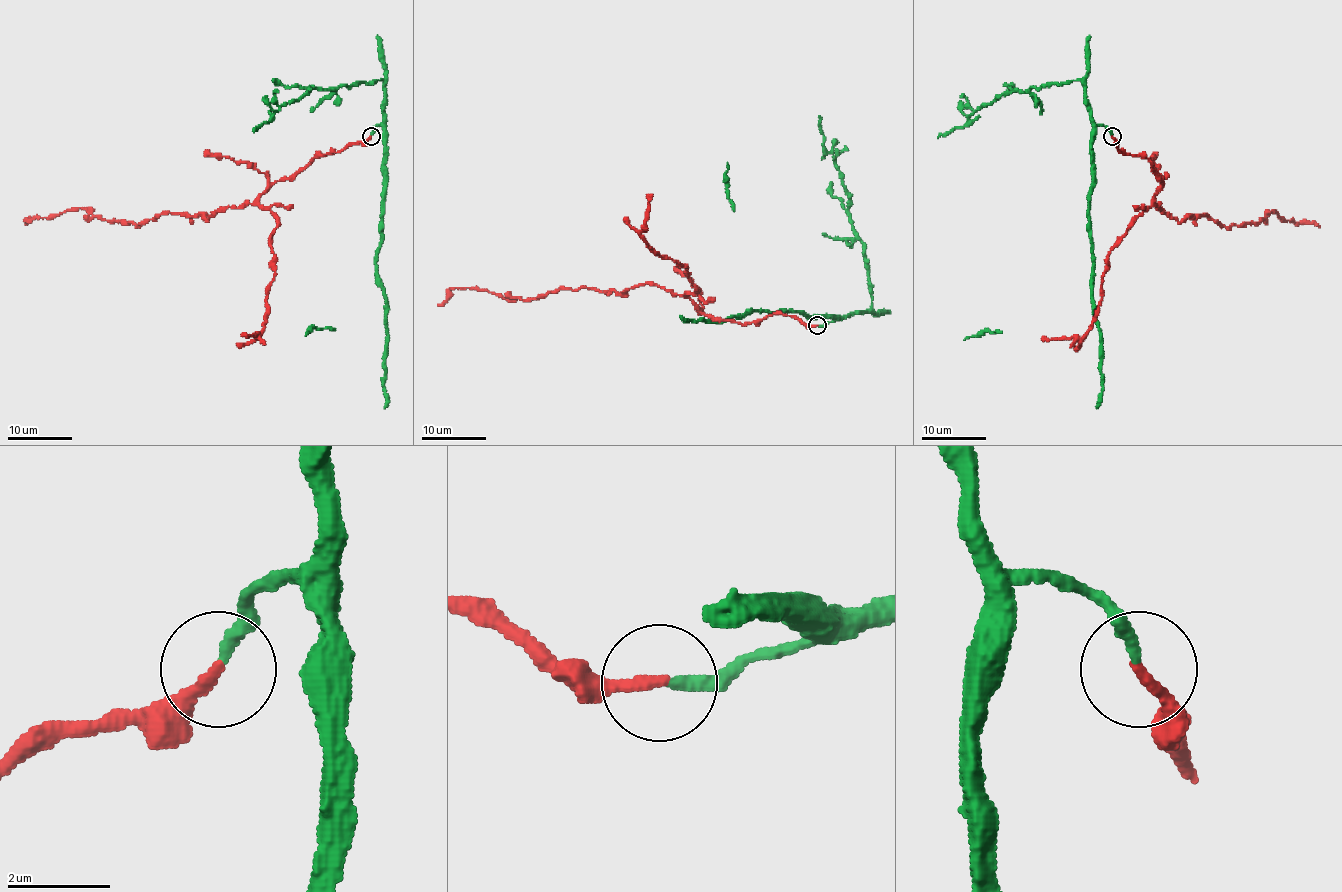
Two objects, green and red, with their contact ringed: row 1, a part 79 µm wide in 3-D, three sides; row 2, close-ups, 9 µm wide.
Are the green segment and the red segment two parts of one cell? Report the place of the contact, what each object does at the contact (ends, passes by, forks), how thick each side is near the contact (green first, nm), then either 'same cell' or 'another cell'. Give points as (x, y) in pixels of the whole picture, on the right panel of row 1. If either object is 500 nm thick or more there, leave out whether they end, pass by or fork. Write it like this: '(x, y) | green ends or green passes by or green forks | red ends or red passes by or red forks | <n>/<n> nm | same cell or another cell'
(1112, 136) | green ends | red ends | 240/240 nm | same cell

